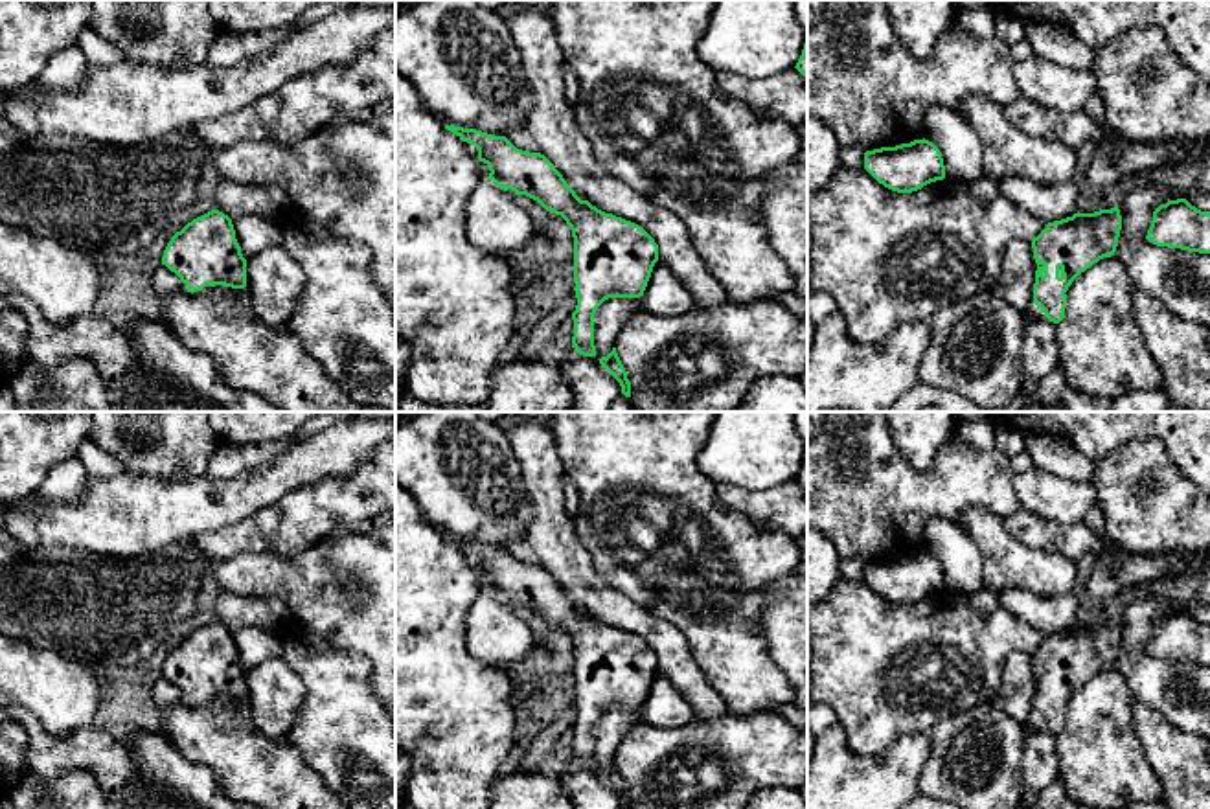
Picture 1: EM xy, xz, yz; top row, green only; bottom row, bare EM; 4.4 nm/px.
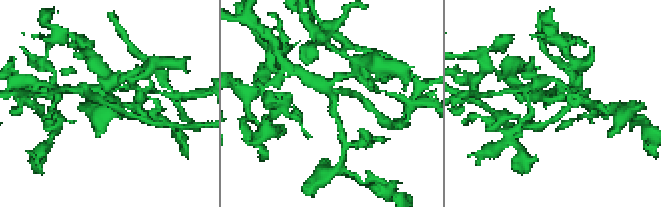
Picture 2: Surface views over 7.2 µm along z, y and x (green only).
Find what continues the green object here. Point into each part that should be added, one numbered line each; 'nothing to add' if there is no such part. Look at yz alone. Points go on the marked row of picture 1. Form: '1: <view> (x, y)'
1: yz (1032, 311)

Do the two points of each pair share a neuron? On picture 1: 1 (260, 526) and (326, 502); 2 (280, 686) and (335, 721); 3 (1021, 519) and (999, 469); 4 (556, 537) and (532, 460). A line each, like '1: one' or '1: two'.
1: one
2: two
3: two
4: one

